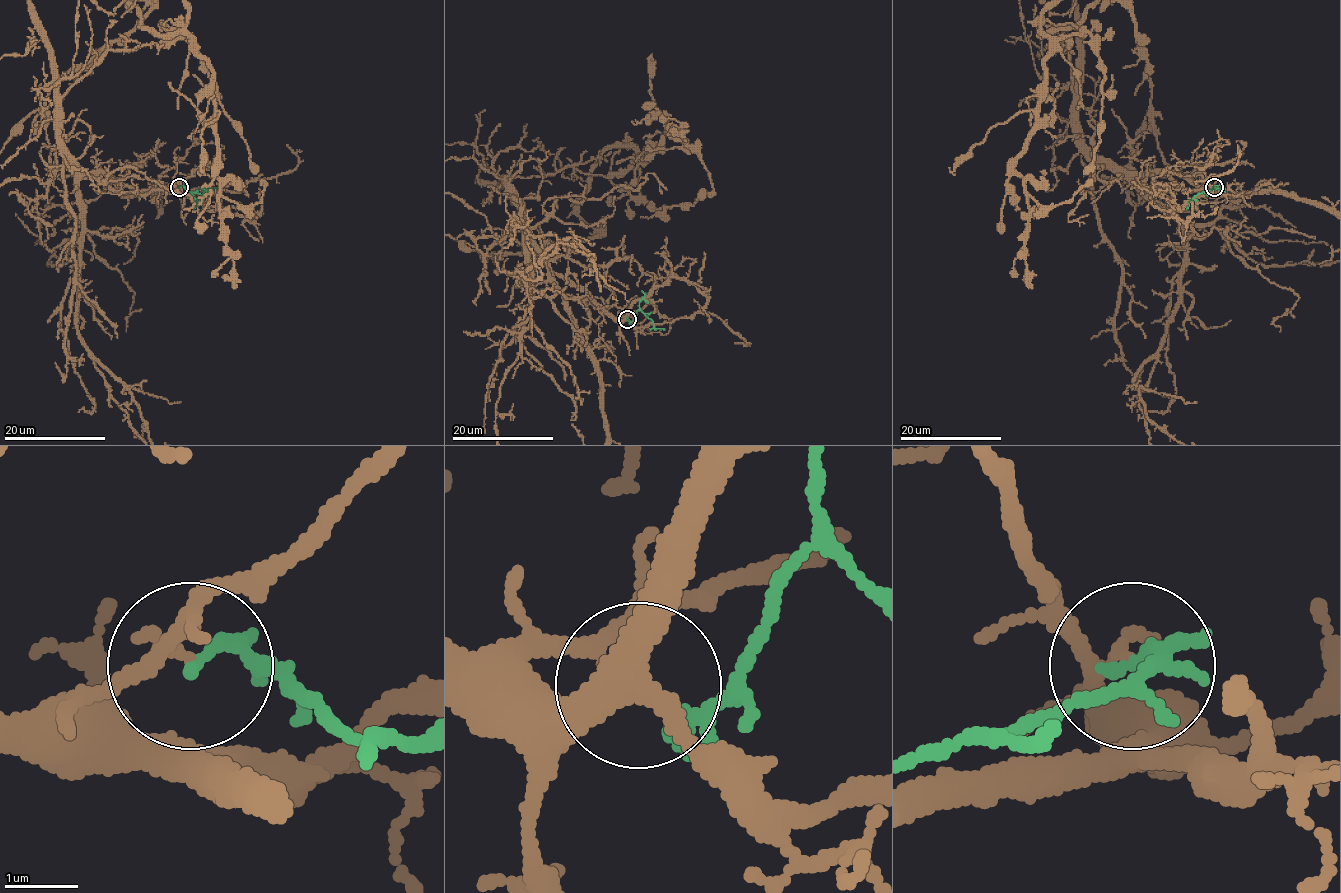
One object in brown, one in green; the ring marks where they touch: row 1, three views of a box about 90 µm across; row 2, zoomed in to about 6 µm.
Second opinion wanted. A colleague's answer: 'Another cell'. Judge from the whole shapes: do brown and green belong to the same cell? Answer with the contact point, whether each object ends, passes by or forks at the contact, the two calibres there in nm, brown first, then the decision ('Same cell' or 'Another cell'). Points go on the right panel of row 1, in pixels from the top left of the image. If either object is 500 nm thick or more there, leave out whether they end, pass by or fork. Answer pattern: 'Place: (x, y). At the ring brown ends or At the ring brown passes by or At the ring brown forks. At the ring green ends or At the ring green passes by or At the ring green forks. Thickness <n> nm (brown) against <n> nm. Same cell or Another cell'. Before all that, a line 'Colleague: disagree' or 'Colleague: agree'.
Colleague: agree
Place: (1214, 187). At the ring brown passes by. At the ring green passes by. Thickness 130 nm (brown) against 140 nm. Another cell

